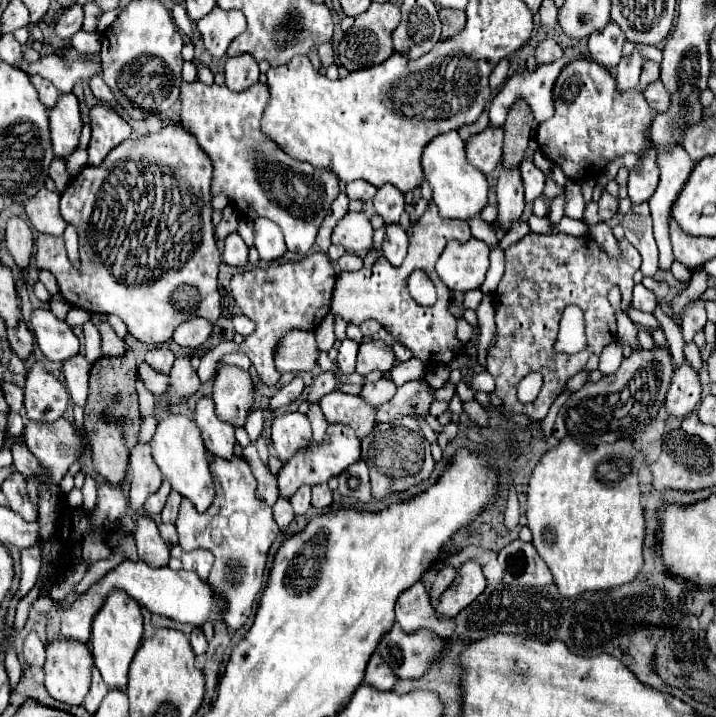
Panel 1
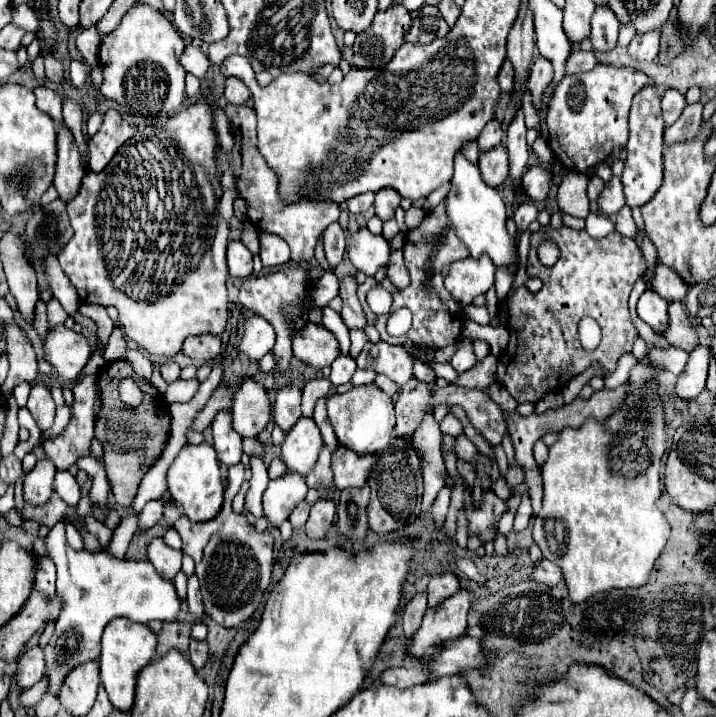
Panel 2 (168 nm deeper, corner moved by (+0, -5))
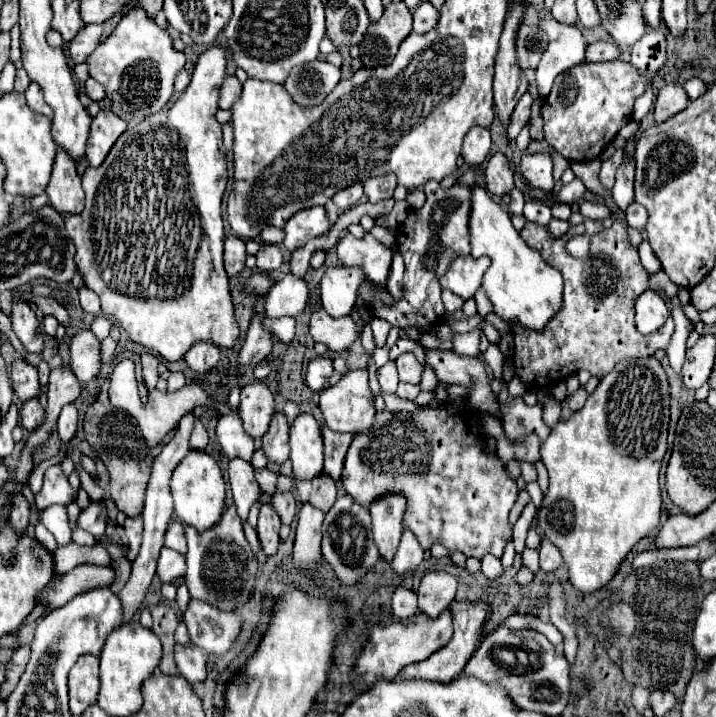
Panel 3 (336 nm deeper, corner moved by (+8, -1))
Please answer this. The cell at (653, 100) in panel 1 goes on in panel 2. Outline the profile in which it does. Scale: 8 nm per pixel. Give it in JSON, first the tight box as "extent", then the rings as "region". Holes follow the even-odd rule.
{"extent":[662,88,686,126],"region":[[[670,88],[670,90],[666,90],[662,94],[662,116],[664,116],[666,126],[670,126],[670,124],[674,124],[678,120],[684,106],[686,106],[686,100],[678,90]]]}

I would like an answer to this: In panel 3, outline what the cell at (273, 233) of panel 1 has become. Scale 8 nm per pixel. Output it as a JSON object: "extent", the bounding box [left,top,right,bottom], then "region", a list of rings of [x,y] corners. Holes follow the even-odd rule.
{"extent":[256,242,282,272],"region":[[[262,242],[260,250],[256,254],[256,260],[258,260],[258,268],[262,272],[272,272],[272,270],[280,268],[280,264],[282,264],[282,252],[280,252],[278,246]]]}

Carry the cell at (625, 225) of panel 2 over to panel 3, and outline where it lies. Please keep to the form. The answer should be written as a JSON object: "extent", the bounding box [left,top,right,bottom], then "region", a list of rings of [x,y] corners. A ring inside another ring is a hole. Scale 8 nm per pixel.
{"extent":[580,200,611,220],"region":[[[586,200],[580,204],[580,212],[584,214],[585,218],[590,218],[590,220],[604,220],[611,215],[609,208],[604,204],[586,202]]]}

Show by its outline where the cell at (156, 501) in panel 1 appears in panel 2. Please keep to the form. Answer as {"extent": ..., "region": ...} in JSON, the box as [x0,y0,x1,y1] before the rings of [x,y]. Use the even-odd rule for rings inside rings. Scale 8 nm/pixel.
{"extent":[138,500,162,532],"region":[[[150,500],[146,506],[144,506],[144,510],[140,512],[140,522],[138,522],[138,530],[140,532],[144,532],[144,530],[148,530],[148,528],[152,528],[154,524],[158,524],[160,522],[160,518],[162,518],[162,500]]]}

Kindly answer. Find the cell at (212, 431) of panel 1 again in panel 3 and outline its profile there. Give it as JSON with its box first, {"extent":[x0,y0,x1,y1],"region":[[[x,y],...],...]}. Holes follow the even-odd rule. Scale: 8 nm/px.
{"extent":[216,414,254,460],"region":[[[228,414],[228,416],[222,416],[218,420],[216,438],[218,438],[218,442],[220,442],[220,446],[228,458],[240,456],[244,460],[250,460],[254,454],[252,438],[246,436],[238,414]]]}

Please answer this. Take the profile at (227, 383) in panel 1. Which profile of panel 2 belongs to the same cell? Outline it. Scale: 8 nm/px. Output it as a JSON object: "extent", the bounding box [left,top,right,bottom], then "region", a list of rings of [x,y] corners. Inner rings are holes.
{"extent":[230,376,270,436],"region":[[[250,376],[242,380],[238,392],[234,392],[234,404],[230,406],[232,428],[240,436],[260,434],[270,420],[270,400],[266,390]]]}

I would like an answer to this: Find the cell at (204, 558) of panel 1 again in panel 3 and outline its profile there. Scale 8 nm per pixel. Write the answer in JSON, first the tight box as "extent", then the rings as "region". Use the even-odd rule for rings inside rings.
{"extent":[184,600,242,658],"region":[[[190,600],[184,614],[190,642],[204,652],[222,658],[242,632],[242,616],[214,608],[202,600]]]}

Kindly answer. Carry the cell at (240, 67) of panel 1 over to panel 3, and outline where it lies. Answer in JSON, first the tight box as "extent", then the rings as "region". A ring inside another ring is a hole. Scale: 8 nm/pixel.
{"extent":[220,76,242,110],"region":[[[226,76],[224,86],[222,86],[222,94],[220,94],[220,108],[230,110],[230,106],[238,100],[240,94],[242,94],[242,84],[238,82],[238,78],[236,76]]]}

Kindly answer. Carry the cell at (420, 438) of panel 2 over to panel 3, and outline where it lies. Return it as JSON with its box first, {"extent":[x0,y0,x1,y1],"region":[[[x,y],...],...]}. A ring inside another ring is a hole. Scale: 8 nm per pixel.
{"extent":[392,530,424,574],"region":[[[410,530],[402,532],[402,540],[400,540],[400,548],[392,560],[392,568],[396,574],[404,574],[414,570],[420,562],[424,560],[424,550],[420,548],[418,540],[414,538],[414,534]]]}

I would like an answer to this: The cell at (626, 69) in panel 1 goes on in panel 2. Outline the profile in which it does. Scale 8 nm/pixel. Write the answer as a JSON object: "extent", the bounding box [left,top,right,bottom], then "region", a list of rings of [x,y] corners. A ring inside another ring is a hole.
{"extent":[628,32,660,62],"region":[[[648,32],[632,38],[628,54],[638,62],[652,62],[658,54],[658,48],[660,48],[660,32]]]}

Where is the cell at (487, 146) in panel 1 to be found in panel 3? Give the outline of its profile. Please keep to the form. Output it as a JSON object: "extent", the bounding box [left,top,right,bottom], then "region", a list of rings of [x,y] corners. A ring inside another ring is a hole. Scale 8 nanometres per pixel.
{"extent":[486,154,514,196],"region":[[[494,154],[486,164],[486,190],[494,196],[510,194],[514,188],[514,178],[510,162],[504,154]]]}

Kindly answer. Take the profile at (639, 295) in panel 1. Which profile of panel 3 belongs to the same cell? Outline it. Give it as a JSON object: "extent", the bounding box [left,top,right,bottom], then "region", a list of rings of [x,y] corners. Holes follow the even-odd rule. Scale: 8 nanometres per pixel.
{"extent":[636,290,670,334],"region":[[[654,290],[642,292],[636,300],[636,326],[642,334],[652,334],[654,330],[658,330],[666,322],[668,314],[670,310],[664,298]]]}

